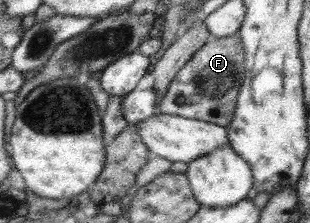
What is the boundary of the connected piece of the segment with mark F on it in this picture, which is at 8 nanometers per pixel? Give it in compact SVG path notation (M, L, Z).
M234 34L206 43L190 58L169 84L156 113L174 114L197 120L214 122L226 127L236 115L237 99L245 78L245 51L241 38Z

